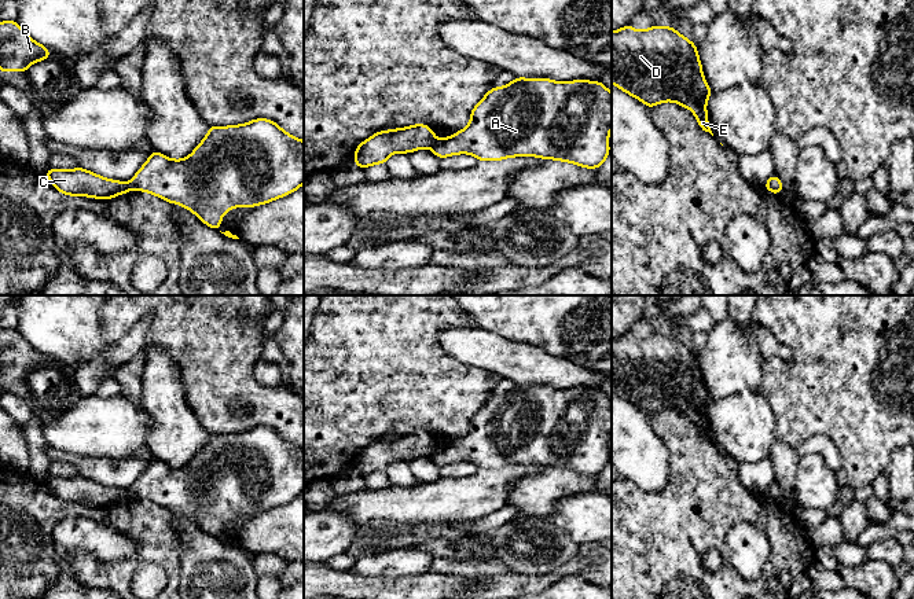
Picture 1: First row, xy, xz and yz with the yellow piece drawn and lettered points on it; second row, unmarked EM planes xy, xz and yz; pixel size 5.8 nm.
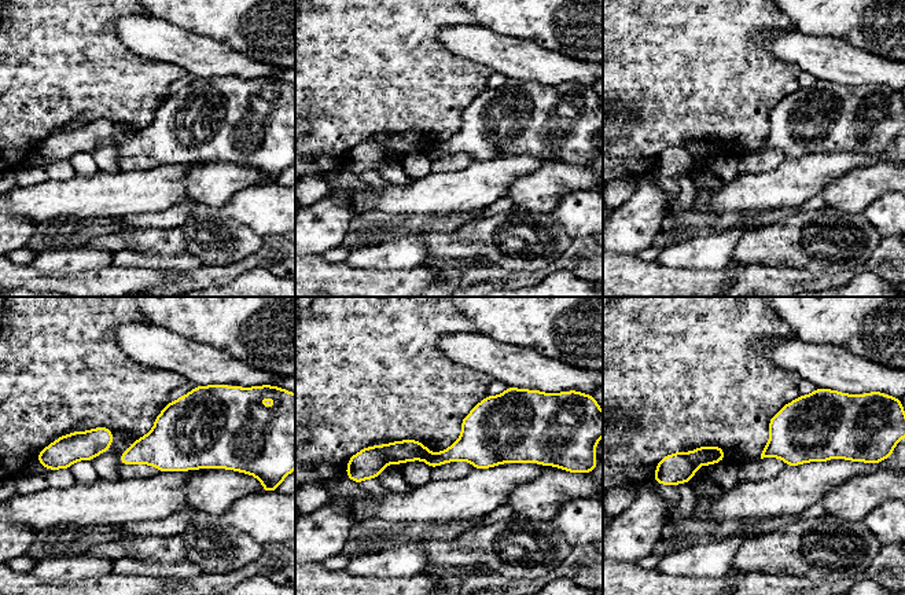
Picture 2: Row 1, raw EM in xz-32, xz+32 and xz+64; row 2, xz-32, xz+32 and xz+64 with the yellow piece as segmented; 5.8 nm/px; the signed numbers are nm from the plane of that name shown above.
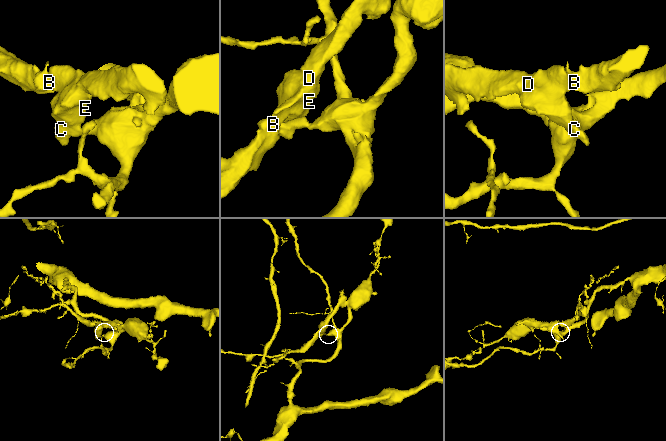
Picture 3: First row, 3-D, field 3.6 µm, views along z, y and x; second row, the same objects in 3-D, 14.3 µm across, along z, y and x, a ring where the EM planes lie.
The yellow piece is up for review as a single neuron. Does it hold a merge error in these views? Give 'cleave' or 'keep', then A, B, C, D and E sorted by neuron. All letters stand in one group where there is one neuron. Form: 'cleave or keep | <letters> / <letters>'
cleave | A / B C D E

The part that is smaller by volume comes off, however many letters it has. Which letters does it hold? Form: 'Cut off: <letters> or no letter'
Cut off: B, C, D, E

